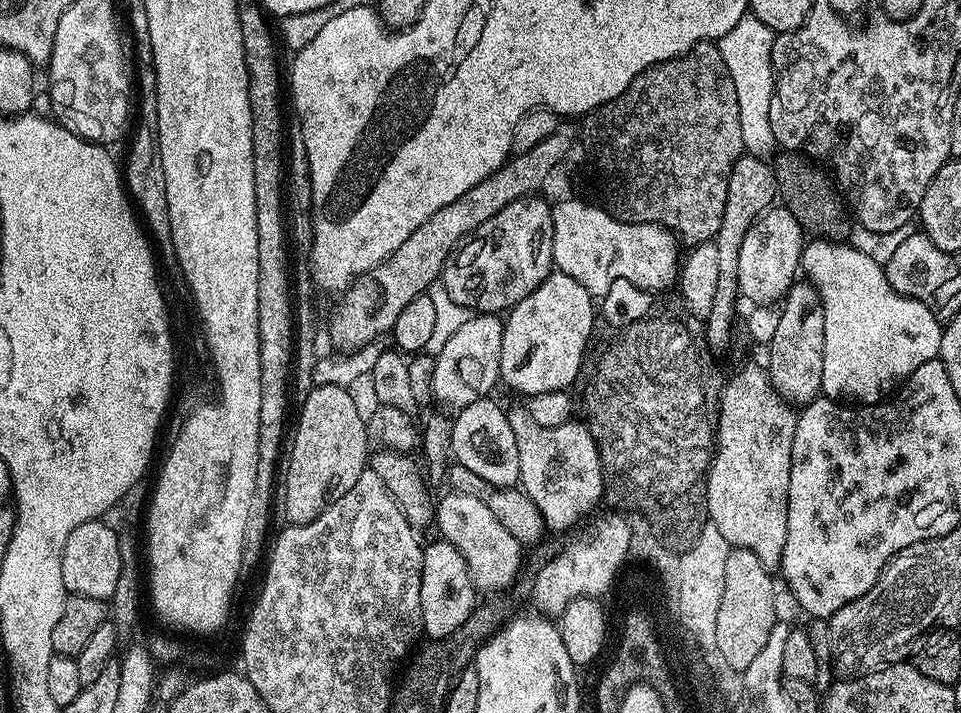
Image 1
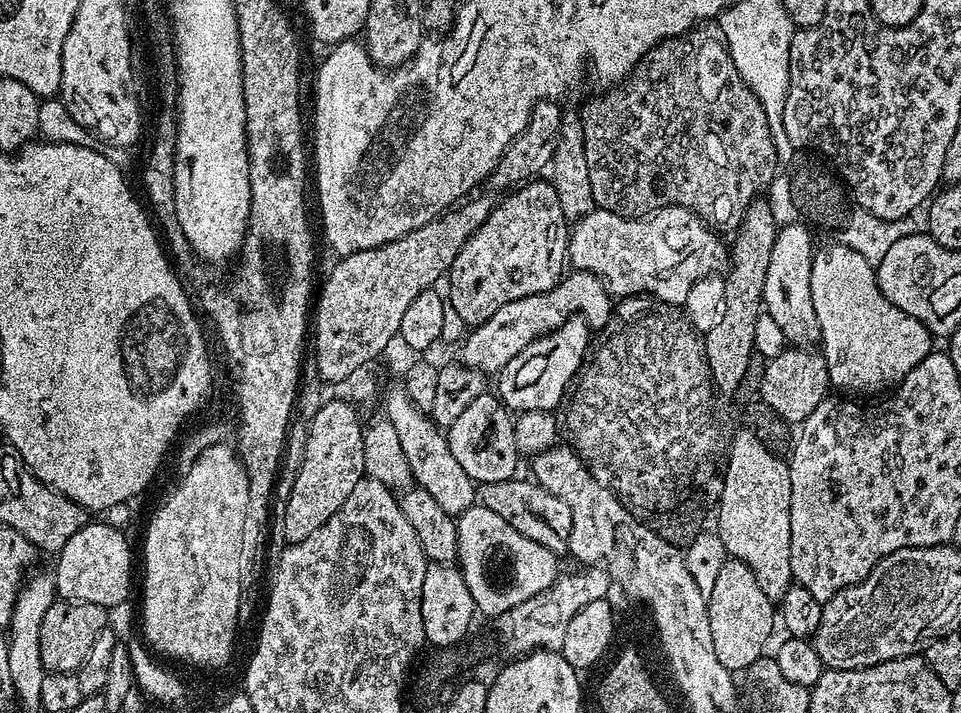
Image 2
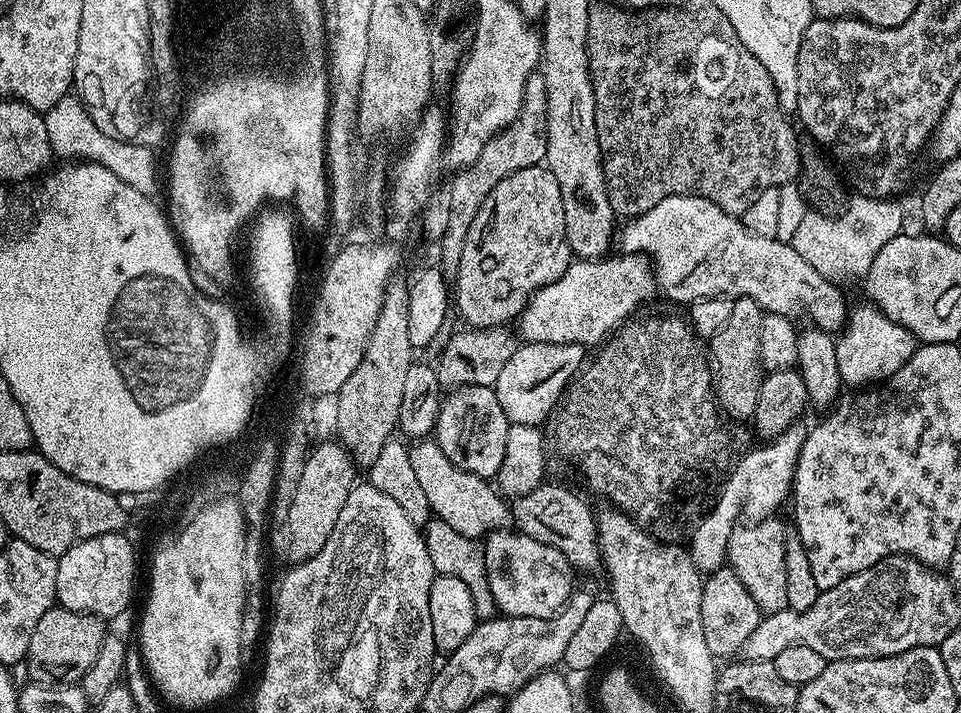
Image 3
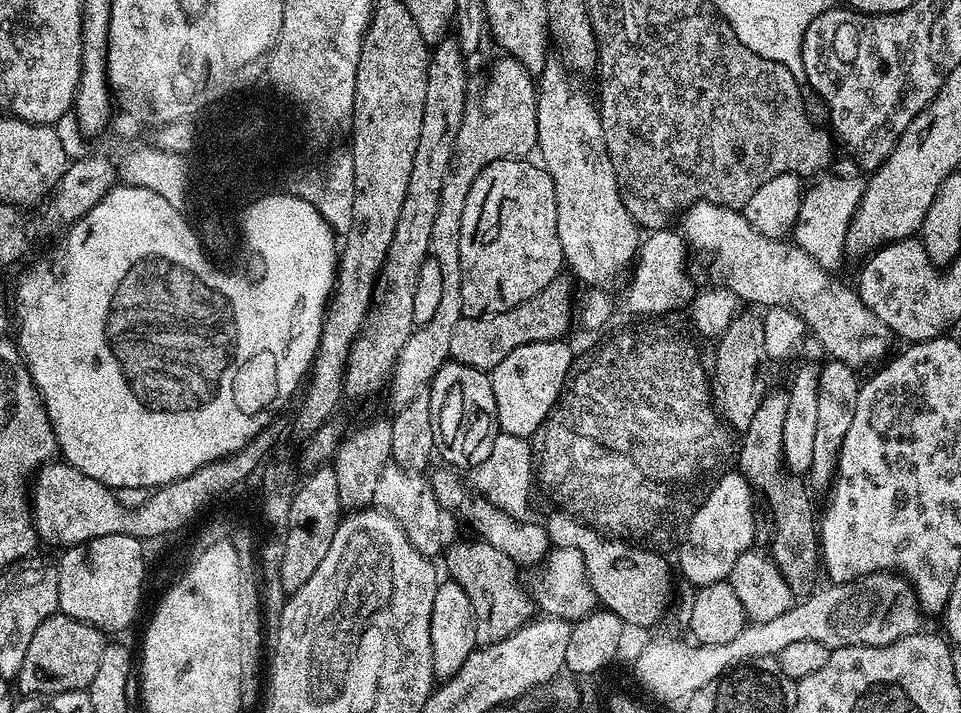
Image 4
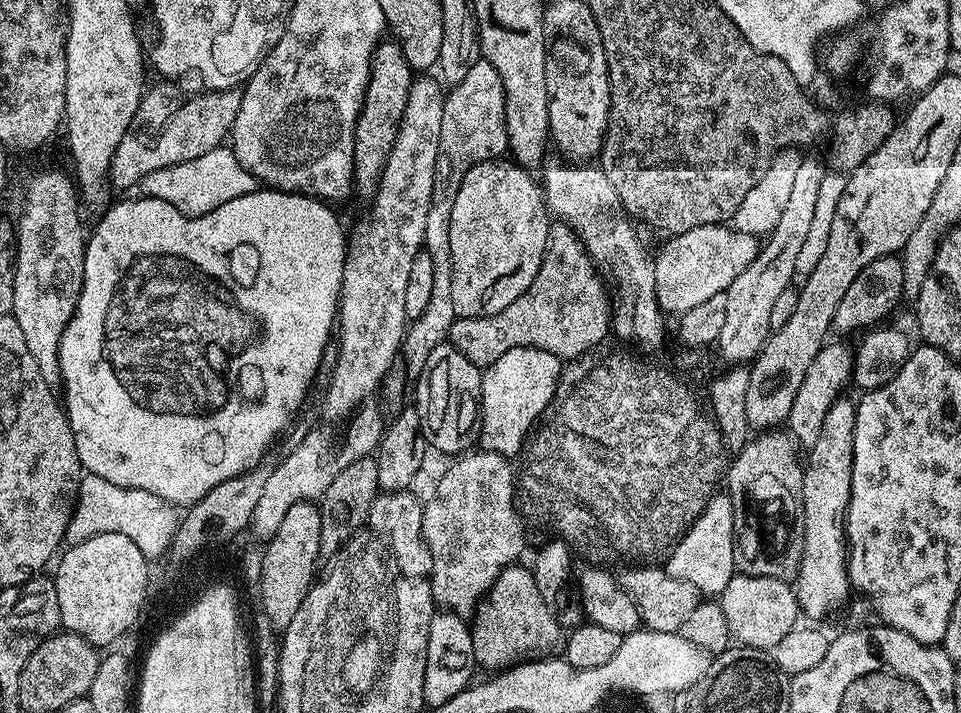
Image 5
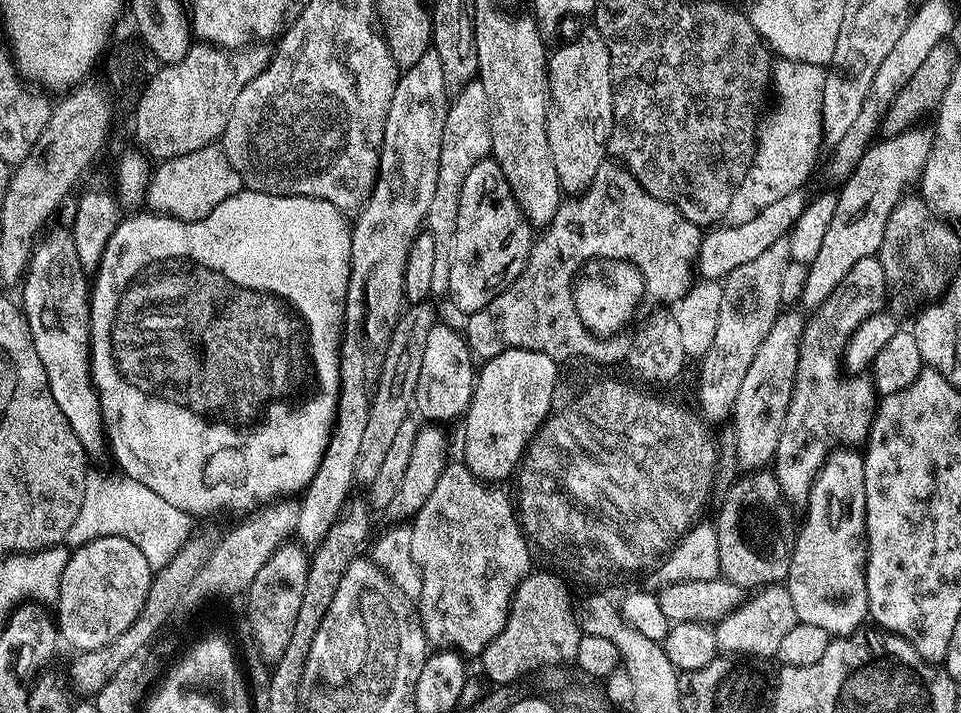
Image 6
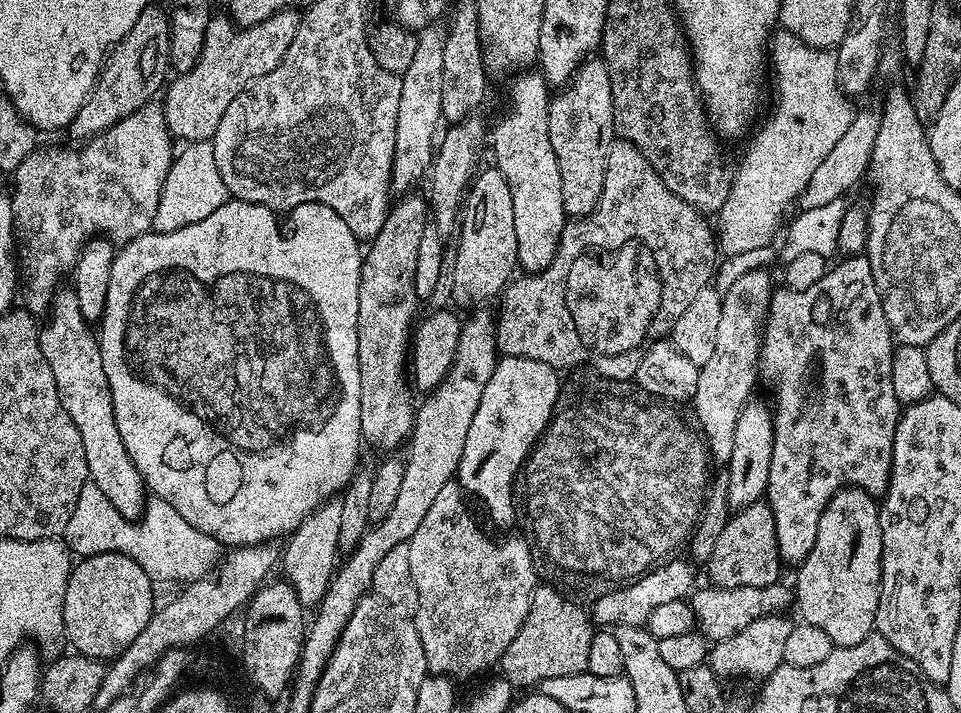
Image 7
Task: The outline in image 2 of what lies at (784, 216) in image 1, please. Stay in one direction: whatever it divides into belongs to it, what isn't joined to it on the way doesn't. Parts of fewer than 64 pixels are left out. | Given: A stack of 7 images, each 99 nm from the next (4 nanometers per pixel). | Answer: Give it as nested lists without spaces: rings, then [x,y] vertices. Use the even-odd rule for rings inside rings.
[[[797,222],[794,224],[788,224],[781,227],[777,231],[776,237],[774,238],[774,246],[770,250],[770,258],[768,259],[768,265],[766,266],[766,276],[764,278],[764,303],[762,305],[763,311],[770,314],[770,318],[774,318],[774,322],[778,322],[778,326],[782,326],[782,334],[784,335],[785,341],[792,346],[812,346],[819,341],[820,338],[820,327],[818,326],[818,318],[814,314],[814,302],[810,298],[810,270],[812,269],[812,253],[814,251],[814,243],[812,244],[812,236],[808,233],[809,225],[804,222]]]

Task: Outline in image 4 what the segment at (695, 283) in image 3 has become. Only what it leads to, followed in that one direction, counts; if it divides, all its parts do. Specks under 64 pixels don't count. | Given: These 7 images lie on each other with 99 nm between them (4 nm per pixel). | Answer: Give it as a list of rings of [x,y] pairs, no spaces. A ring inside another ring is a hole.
[[[699,200],[696,204],[685,208],[679,220],[678,232],[683,236],[685,245],[691,251],[693,248],[698,255],[704,256],[713,278],[716,279],[713,281],[719,287],[729,288],[745,305],[759,306],[764,310],[774,306],[792,308],[804,319],[805,329],[810,333],[811,339],[813,336],[828,351],[827,355],[831,359],[841,360],[843,364],[851,368],[863,370],[867,364],[879,365],[889,355],[888,347],[891,346],[892,340],[894,341],[893,329],[887,328],[870,311],[862,302],[860,293],[855,287],[847,288],[844,284],[835,284],[828,270],[823,269],[814,258],[791,243],[788,245],[783,239],[764,237],[750,226],[743,211]]]

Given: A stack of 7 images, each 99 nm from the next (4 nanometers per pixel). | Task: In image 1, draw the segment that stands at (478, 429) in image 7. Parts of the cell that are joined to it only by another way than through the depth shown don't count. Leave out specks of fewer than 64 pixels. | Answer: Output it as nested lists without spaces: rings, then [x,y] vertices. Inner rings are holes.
[[[553,271],[507,313],[499,379],[503,383],[505,380],[514,391],[521,392],[524,398],[571,389],[584,338],[592,334],[593,317],[593,296],[565,272]]]

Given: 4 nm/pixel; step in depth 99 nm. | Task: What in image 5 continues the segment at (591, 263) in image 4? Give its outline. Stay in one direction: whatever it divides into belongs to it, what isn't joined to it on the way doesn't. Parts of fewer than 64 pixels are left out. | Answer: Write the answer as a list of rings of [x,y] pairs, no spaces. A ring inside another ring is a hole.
[[[584,162],[559,163],[549,163],[543,169],[544,202],[549,213],[575,232],[601,277],[605,281],[613,280],[616,283],[614,299],[621,304],[621,313],[628,314],[627,321],[633,324],[635,336],[644,341],[644,344],[664,344],[666,326],[660,321],[660,315],[656,311],[656,283],[650,252],[648,256],[639,234],[636,233],[637,225],[622,214],[618,190],[610,186],[610,178],[606,178],[606,174],[598,166],[589,166]]]

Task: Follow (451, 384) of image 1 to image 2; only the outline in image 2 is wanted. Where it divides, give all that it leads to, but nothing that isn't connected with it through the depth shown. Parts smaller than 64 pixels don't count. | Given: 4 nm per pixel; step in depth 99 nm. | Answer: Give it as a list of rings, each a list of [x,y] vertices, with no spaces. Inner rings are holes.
[[[579,270],[569,271],[548,292],[506,302],[506,306],[502,306],[502,310],[494,310],[494,314],[490,314],[486,322],[475,325],[463,337],[464,349],[461,350],[459,359],[467,367],[476,368],[485,374],[498,374],[504,369],[506,362],[514,358],[514,354],[522,354],[525,346],[534,342],[536,337],[548,335],[574,316],[583,317],[587,323],[602,324],[605,316],[610,313],[612,299],[601,277]]]

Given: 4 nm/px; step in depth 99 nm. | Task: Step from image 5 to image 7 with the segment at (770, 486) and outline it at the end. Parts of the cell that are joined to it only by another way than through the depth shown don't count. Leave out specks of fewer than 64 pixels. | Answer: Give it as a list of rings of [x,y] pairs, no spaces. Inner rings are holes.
[[[763,499],[739,509],[729,515],[722,534],[718,534],[718,542],[714,542],[714,550],[706,562],[708,576],[717,588],[737,588],[738,586],[768,586],[781,579],[782,561],[776,545],[774,530],[774,514]]]

